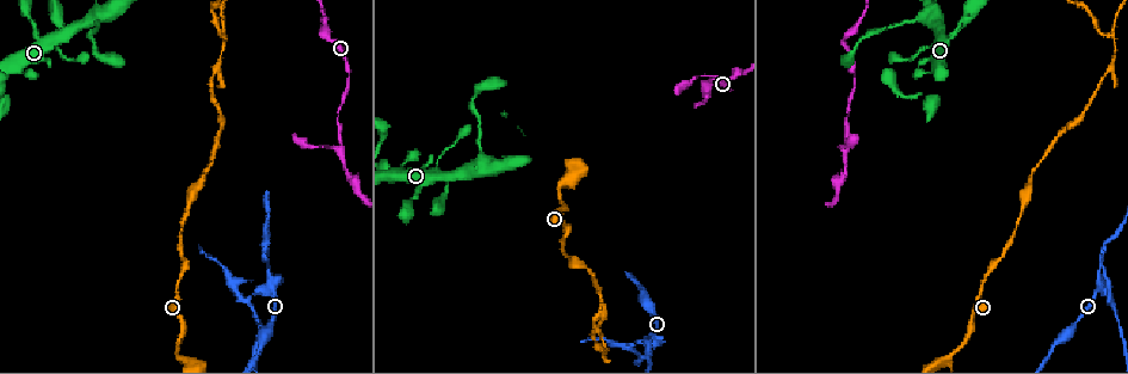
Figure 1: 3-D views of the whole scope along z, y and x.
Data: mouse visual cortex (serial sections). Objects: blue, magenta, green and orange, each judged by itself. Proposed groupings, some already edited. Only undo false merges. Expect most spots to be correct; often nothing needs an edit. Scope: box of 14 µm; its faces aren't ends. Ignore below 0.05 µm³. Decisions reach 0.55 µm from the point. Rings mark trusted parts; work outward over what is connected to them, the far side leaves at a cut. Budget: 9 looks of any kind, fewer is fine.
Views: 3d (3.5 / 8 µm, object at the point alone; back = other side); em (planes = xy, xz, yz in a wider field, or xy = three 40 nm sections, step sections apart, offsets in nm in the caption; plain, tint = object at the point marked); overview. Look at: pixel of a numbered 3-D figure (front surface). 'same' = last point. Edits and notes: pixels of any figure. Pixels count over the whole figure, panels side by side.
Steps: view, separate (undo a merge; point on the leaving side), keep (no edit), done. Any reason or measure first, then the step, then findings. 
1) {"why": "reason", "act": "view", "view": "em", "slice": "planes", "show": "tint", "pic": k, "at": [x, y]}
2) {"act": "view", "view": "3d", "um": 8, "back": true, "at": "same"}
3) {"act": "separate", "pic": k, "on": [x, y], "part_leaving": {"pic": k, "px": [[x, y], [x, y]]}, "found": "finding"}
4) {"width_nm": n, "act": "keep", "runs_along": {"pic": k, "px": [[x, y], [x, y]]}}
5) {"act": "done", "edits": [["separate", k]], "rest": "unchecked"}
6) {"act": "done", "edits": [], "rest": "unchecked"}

{"why": "side arm on a straight run", "act": "view", "view": "3d", "um": 8, "pic": 1, "at": [845, 151]}

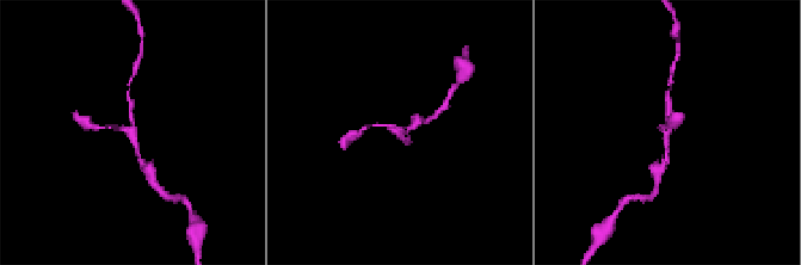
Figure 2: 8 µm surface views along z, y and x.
{"arms": 3, "arm_widths_nm": [100, 150, 150], "act": "view", "view": "em", "slice": "xy", "step": 2, "show": "tint", "pic": 2, "at": [133, 131]}

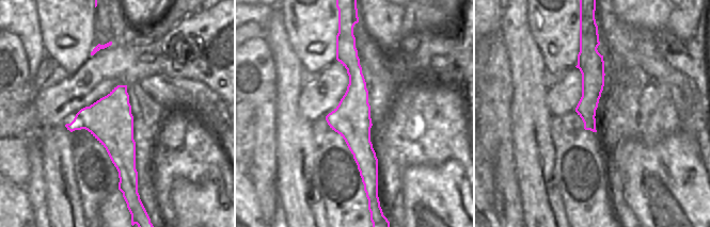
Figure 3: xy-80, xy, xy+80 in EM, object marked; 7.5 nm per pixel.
{"act": "keep", "found": "one cell here"}

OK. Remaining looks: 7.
{"why": "three-way junction", "act": "view", "view": "3d", "um": 3.5, "pic": 1, "at": [176, 357]}

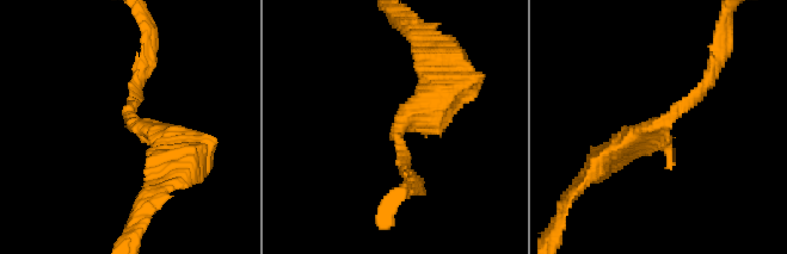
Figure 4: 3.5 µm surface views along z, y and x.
{"arms": 3, "arm_widths_nm": [150, 150, 350], "act": "view", "view": "em", "slice": "xy", "step": 3, "show": "tint", "pic": 4, "at": [399, 129]}

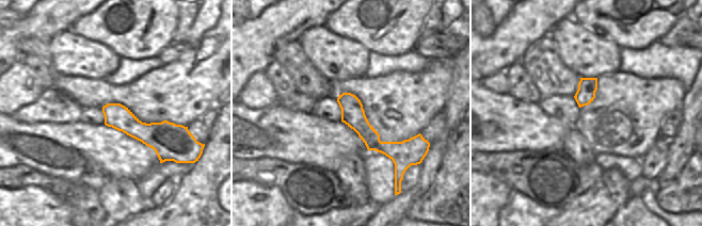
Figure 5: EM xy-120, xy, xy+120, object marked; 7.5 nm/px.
{"act": "keep", "runs_along": {"pic": 4, "px": [[720, 60], [689, 103], [619, 147]]}, "found": "continuous, no second cell"}

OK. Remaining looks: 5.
{"why": "three-way junction", "act": "view", "view": "3d", "um": 3.5, "pic": 1, "at": [1112, 38]}

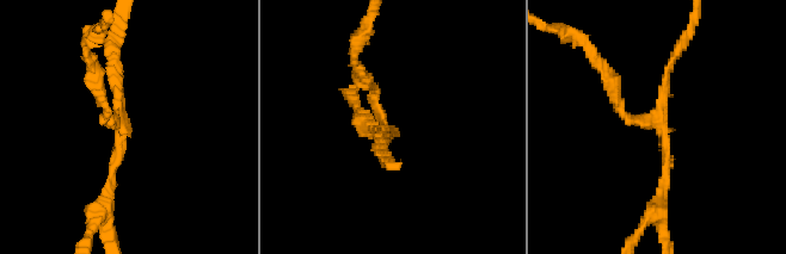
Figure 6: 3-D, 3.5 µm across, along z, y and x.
{"arms": 3, "arm_widths_nm": [100, 150, 150], "act": "view", "view": "em", "slice": "xy", "step": 1, "show": "tint", "pic": 6, "at": [658, 124]}

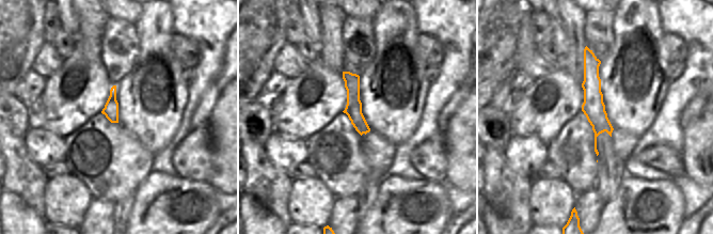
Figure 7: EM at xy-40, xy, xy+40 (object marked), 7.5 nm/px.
{"act": "separate", "pic": 6, "on": [100, 91], "part_leaving": {"pic": 6, "px": [[115, 124], [108, 121], [86, 47]]}, "found": "two cells meet here"}

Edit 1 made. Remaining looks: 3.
{"act": "done", "edits": [["separate", 6]], "rest": "unchecked"}

